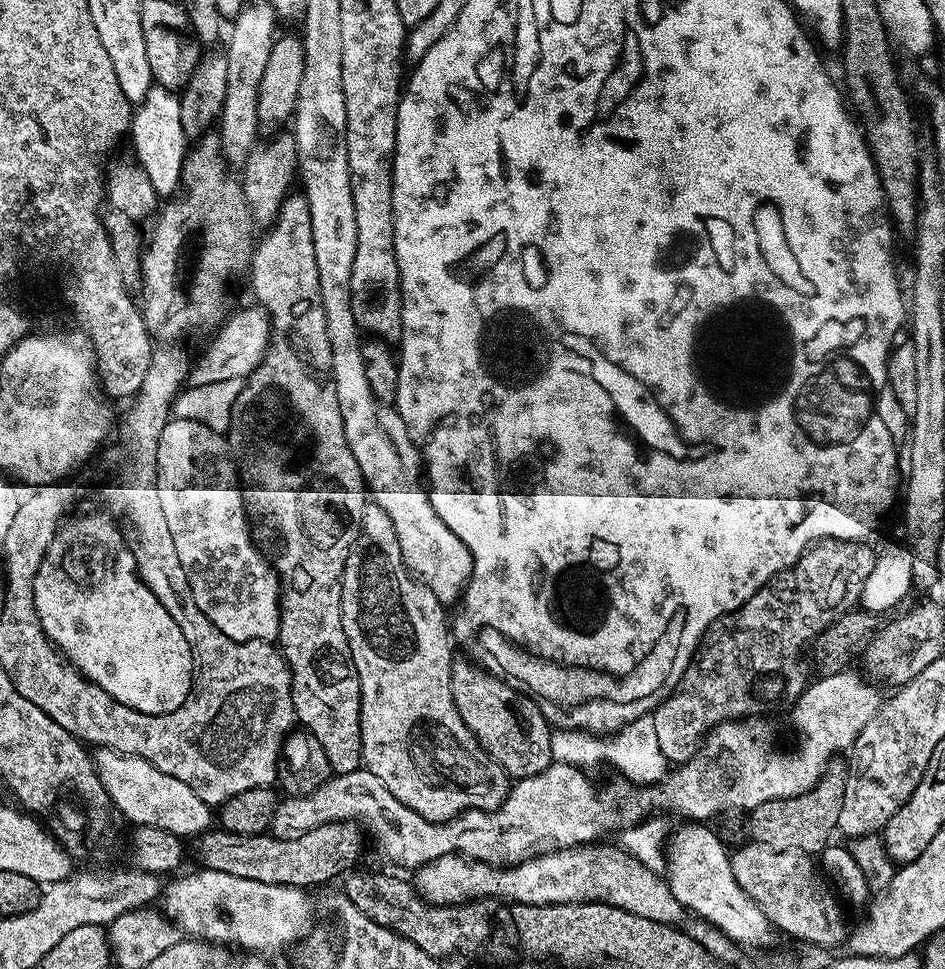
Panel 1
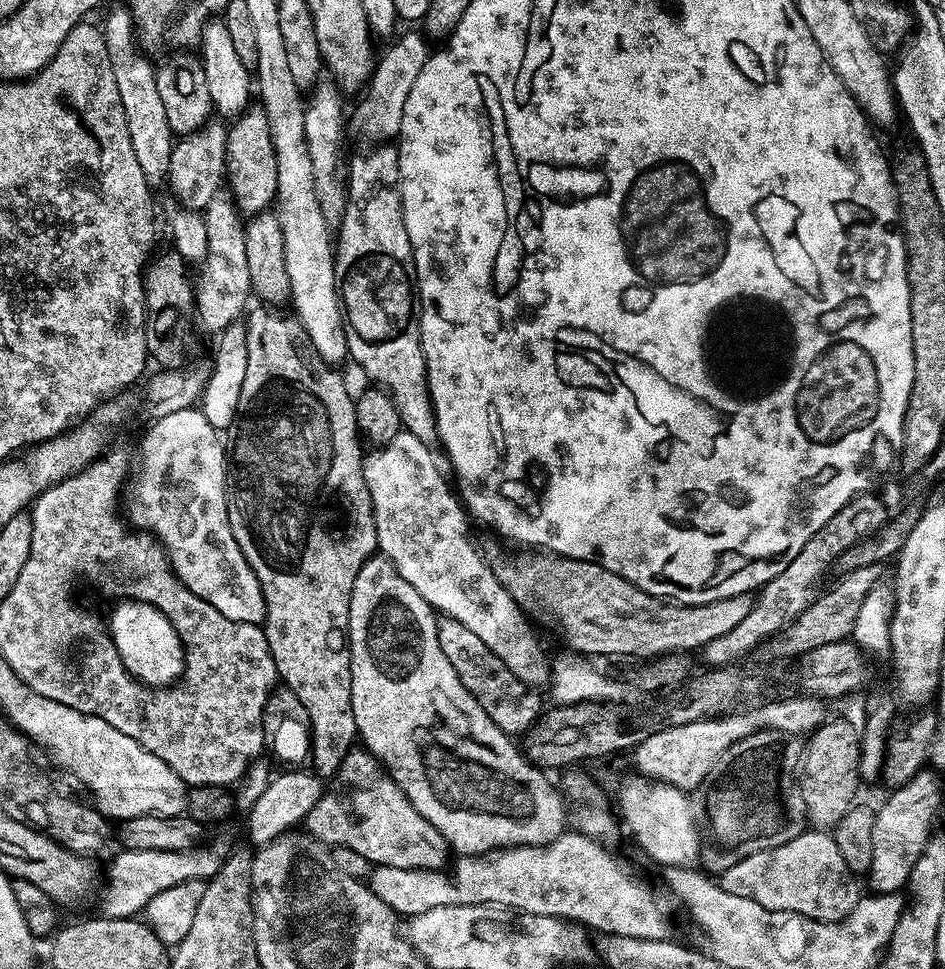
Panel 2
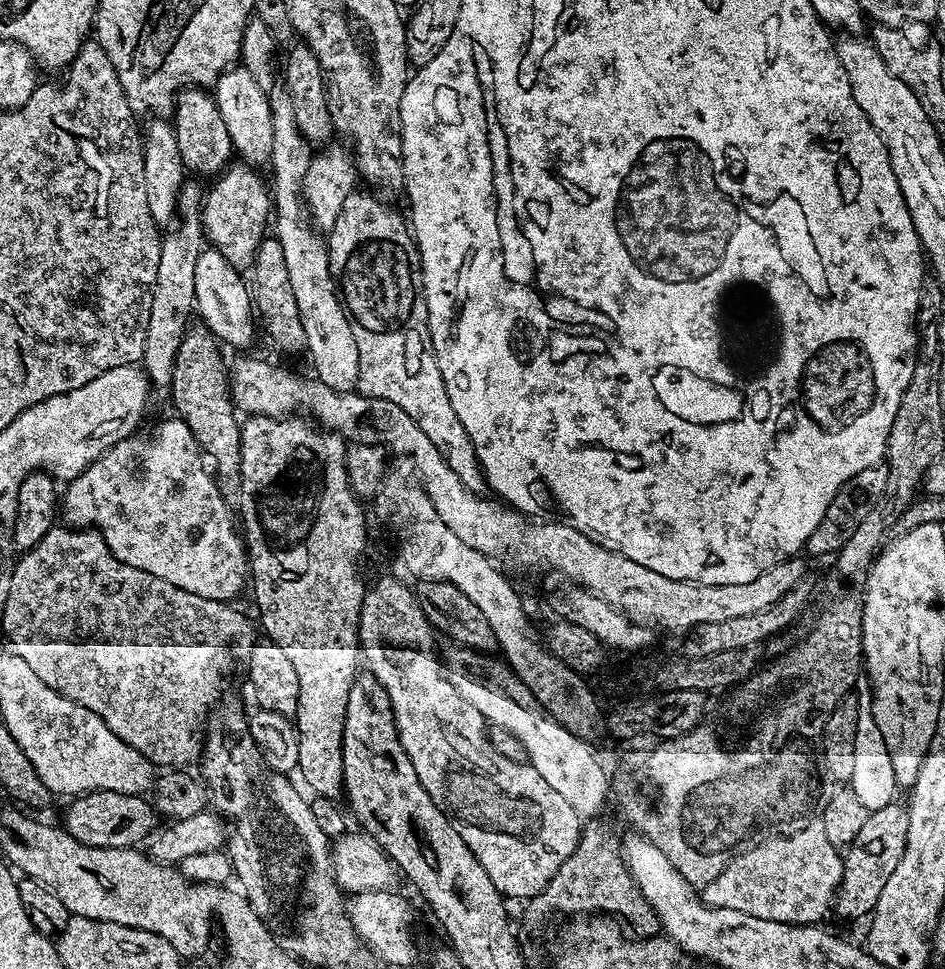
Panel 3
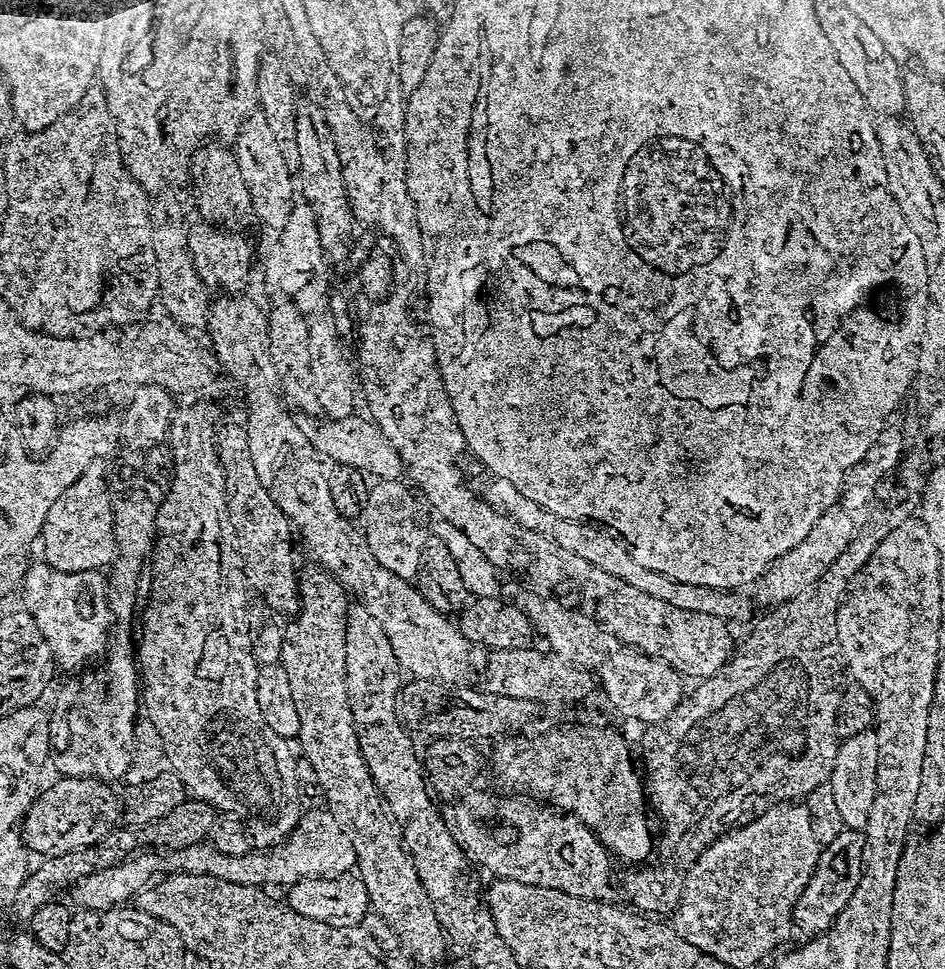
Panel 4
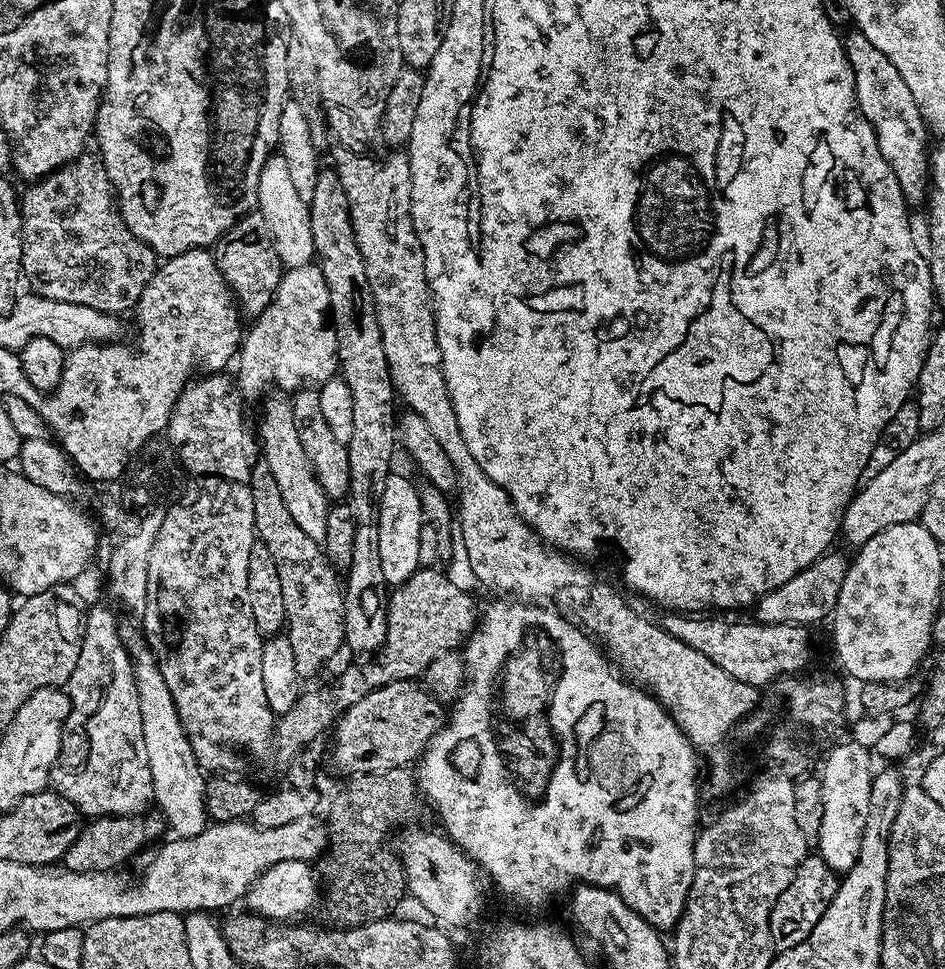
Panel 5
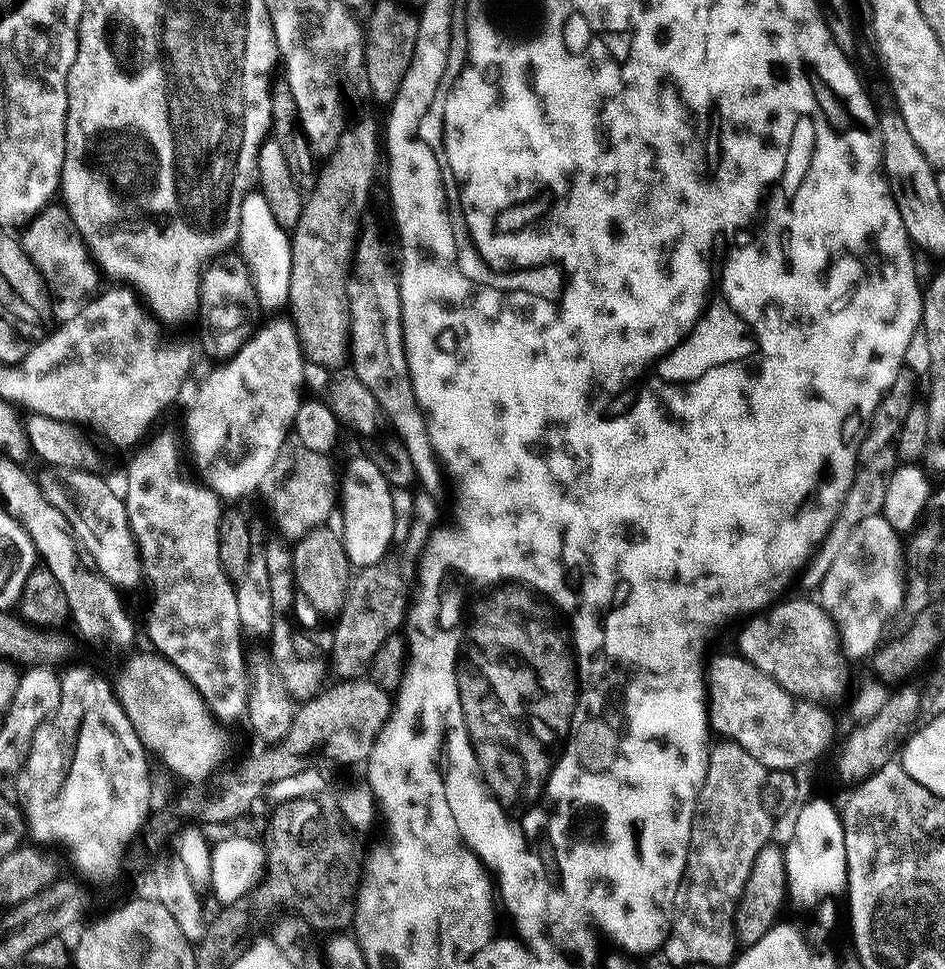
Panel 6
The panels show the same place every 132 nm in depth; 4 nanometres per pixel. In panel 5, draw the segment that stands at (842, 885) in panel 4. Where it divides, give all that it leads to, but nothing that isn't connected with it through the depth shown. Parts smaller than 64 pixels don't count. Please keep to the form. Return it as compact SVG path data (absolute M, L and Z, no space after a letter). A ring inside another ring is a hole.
M809 854L804 857L804 861L796 868L790 886L786 886L786 890L782 890L782 894L778 894L778 898L770 910L768 929L772 947L777 953L798 946L798 942L805 940L810 934L810 930L814 930L814 926L818 926L818 918L822 918L822 914L828 909L828 904L834 898L839 885L840 880L837 873L820 855Z

